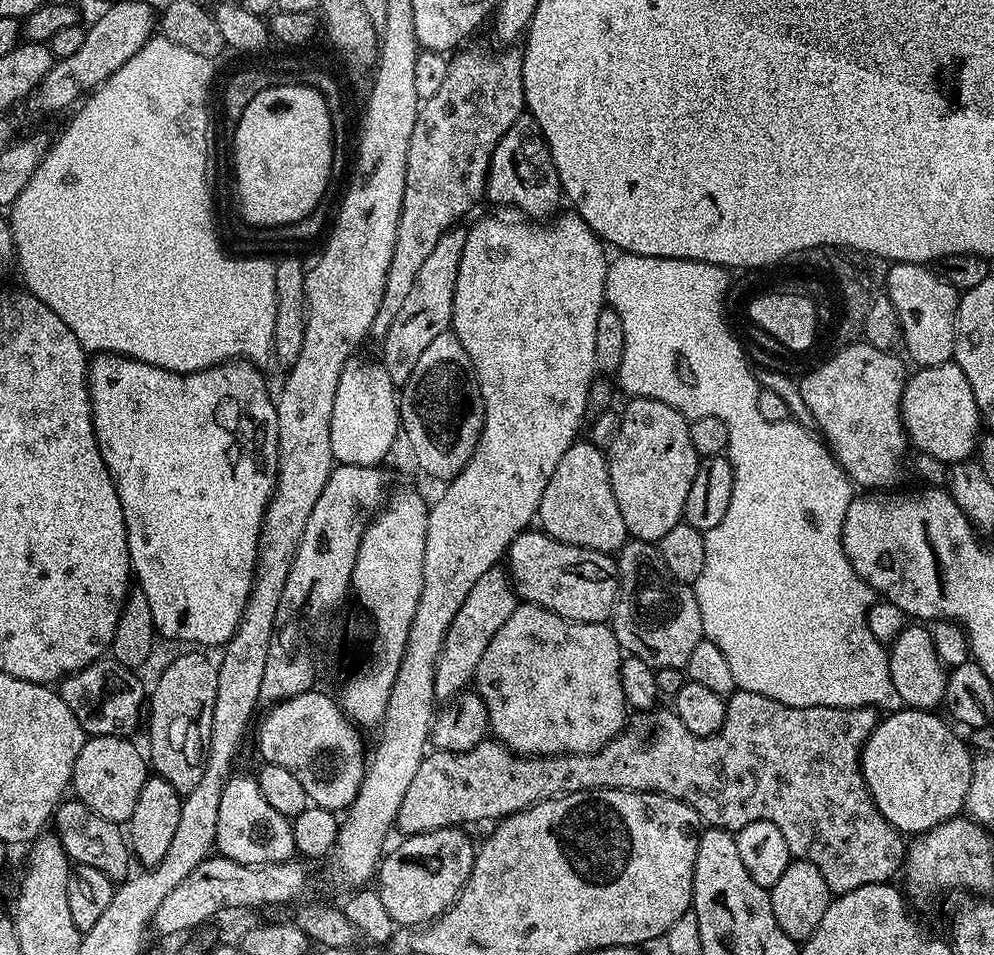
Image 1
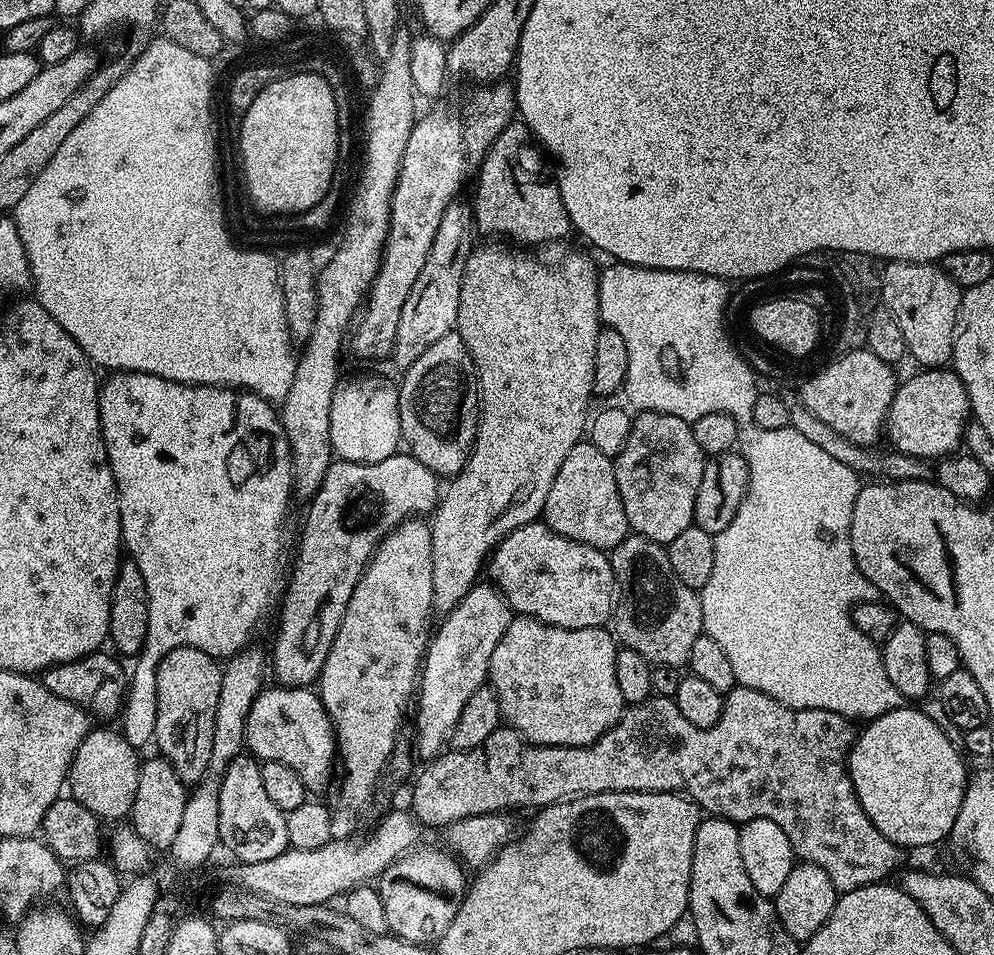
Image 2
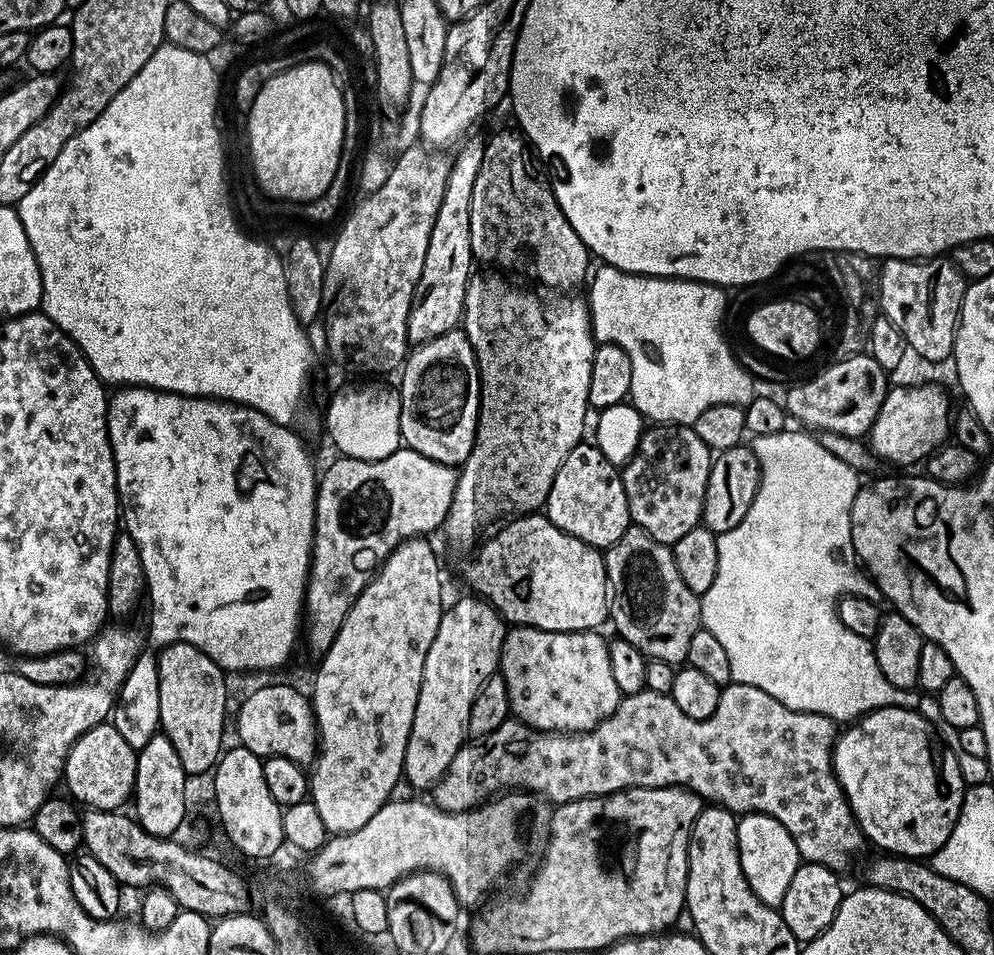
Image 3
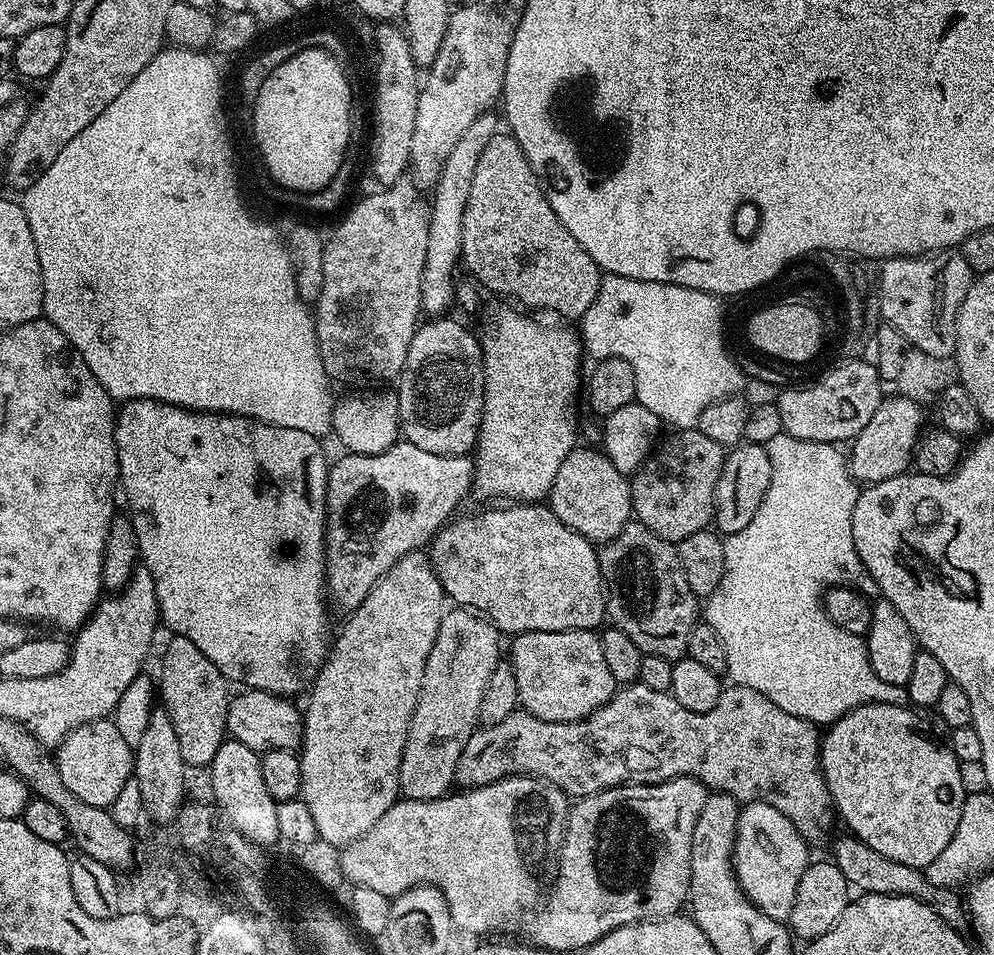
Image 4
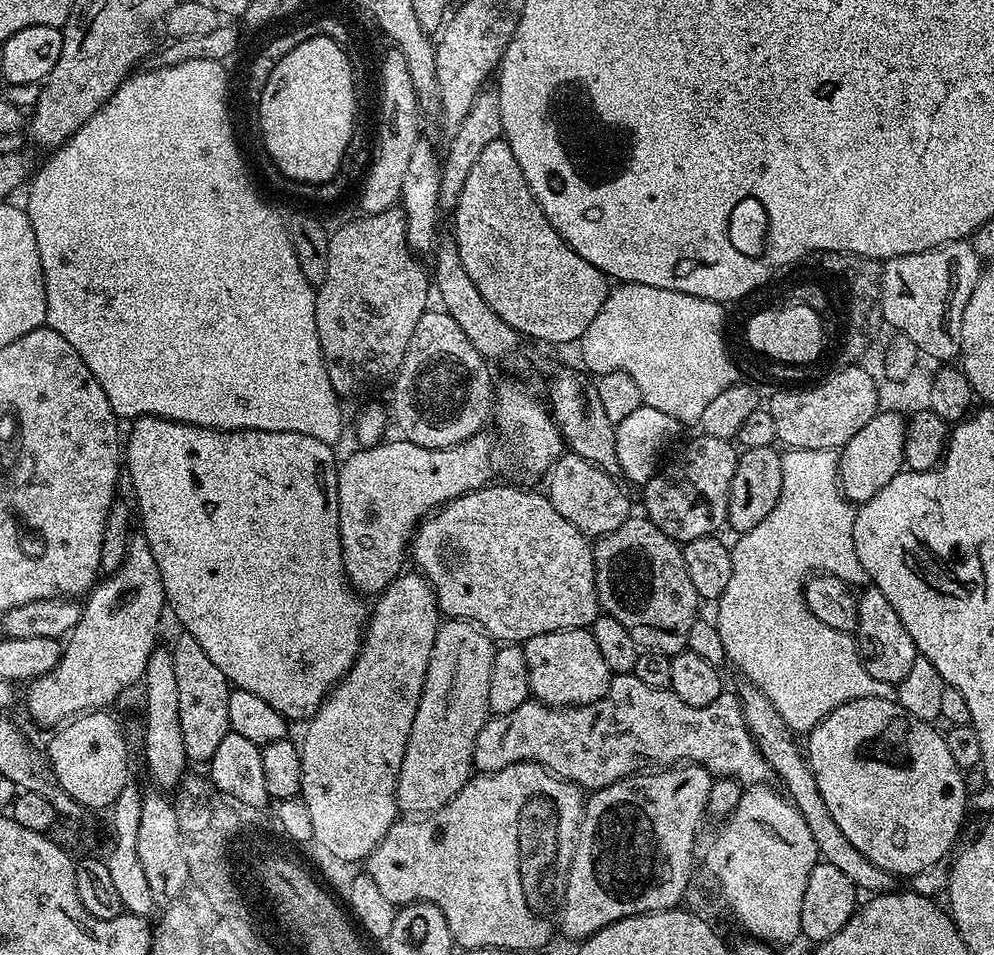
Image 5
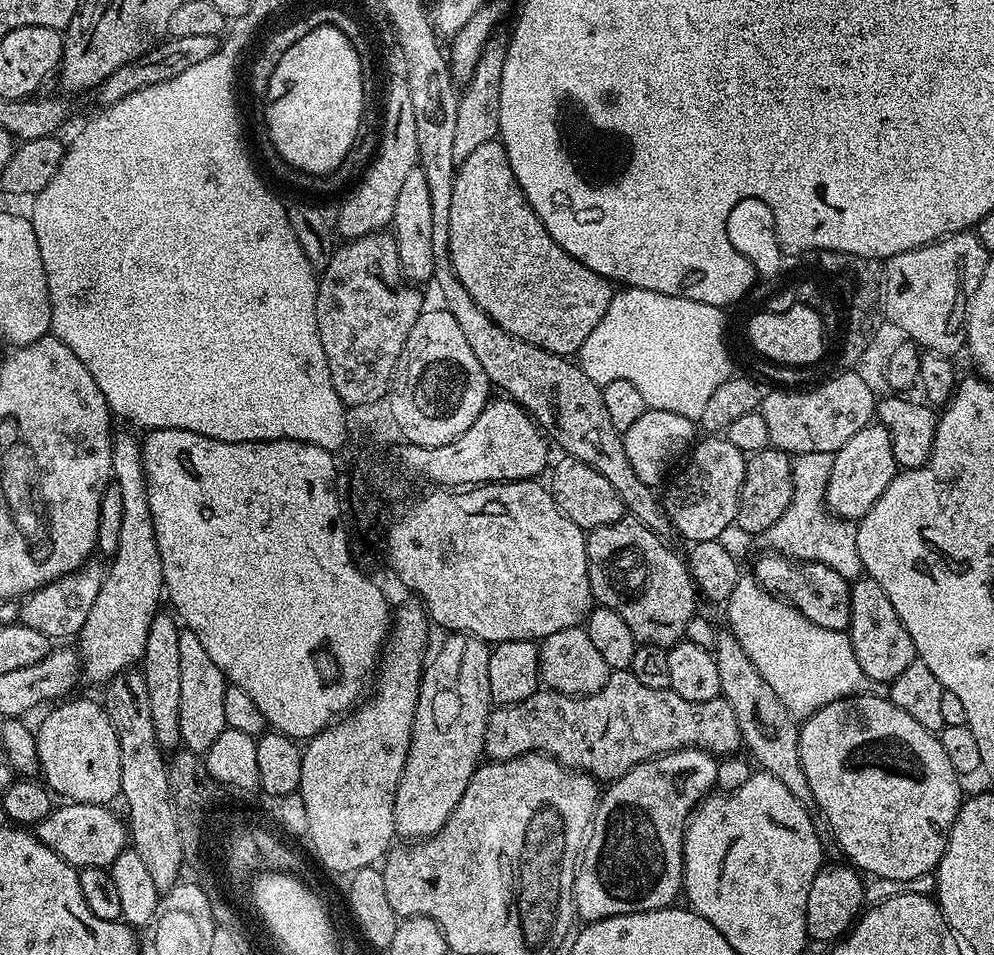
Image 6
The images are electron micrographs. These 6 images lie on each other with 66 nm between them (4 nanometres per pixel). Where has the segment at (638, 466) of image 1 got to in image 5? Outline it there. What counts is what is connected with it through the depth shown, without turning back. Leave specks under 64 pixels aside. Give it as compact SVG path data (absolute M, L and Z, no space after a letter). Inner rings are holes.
M696 434L696 437L668 465L665 463L656 475L650 477L642 485L643 515L647 516L650 522L654 522L658 530L662 530L662 534L666 534L671 540L681 545L690 543L694 538L719 533L719 528L723 529L728 523L728 495L730 494L730 482L734 478L737 455L738 448L733 441Z

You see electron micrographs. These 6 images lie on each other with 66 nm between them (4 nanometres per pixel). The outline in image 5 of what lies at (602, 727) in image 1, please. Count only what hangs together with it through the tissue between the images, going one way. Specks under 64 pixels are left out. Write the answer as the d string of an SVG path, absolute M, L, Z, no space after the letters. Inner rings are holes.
M571 628L550 634L538 634L523 641L528 691L541 704L549 708L577 708L590 702L598 702L607 694L614 673L606 666L594 642L591 631L586 628Z

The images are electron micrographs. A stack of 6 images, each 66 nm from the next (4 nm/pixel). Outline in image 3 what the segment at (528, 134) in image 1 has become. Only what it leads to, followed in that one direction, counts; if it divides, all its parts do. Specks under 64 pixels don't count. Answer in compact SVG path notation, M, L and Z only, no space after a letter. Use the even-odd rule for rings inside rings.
M519 131L496 132L487 137L482 167L474 182L474 198L470 198L472 255L479 263L497 264L505 268L500 269L505 273L517 272L564 292L560 294L568 294L571 288L589 279L590 253L574 226L566 222L549 181L540 180L532 169L532 160L534 164L530 145Z

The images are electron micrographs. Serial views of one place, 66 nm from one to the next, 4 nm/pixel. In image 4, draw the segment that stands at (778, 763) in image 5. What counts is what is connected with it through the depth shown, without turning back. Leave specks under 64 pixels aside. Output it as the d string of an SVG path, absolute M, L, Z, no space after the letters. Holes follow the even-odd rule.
M843 834L836 841L833 839L831 863L842 870L842 878L846 878L849 889L860 894L886 894L887 896L909 896L926 902L938 913L948 925L960 930L967 925L967 909L963 897L957 895L955 889L938 887L928 881L925 873L914 866L906 866L902 862L894 862L894 858L886 858L886 854L878 854L878 850L870 850L858 837Z

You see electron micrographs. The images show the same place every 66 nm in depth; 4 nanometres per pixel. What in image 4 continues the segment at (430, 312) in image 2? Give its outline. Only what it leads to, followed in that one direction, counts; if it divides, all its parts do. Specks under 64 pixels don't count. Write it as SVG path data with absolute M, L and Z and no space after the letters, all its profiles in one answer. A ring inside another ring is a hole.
M489 110L483 112L478 118L474 118L474 123L467 128L466 134L462 134L462 138L458 138L458 142L454 142L454 150L450 150L450 154L446 158L446 162L442 166L442 174L438 174L438 182L436 183L435 188L431 189L430 192L430 211L432 217L430 218L430 230L428 231L428 237L426 238L426 266L422 270L422 290L420 291L420 306L425 313L428 314L444 314L448 307L453 307L454 304L454 279L452 280L452 271L455 270L456 264L461 263L462 257L460 251L462 250L462 218L466 214L466 202L470 200L470 182L474 179L474 169L478 166L478 158L482 158L482 150L486 150L486 146L490 143L490 138L494 138L501 131L500 124L501 121L498 119L496 121L495 111Z

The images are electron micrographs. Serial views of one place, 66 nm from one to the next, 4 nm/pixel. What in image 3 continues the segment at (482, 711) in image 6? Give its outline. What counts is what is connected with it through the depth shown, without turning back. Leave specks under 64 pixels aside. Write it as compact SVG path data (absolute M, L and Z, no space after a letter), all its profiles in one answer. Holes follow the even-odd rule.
M467 594L457 604L449 603L438 622L438 634L434 634L434 642L430 646L430 654L426 654L426 670L422 670L422 686L418 694L418 706L414 706L414 726L410 726L410 738L406 742L404 755L405 781L409 780L416 788L431 790L446 774L450 762L454 762L454 754L466 743L468 718L478 694L491 676L497 675L500 667L500 651L506 631L506 621L486 600L475 594Z

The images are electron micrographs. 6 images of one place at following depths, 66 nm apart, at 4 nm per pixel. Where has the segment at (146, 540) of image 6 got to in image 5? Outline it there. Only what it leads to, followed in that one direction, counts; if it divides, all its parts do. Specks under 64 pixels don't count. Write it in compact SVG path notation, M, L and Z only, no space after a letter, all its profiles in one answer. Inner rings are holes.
M133 535L119 570L105 575L87 593L80 620L66 636L58 666L27 685L28 712L33 716L29 717L40 726L59 726L81 712L112 706L108 704L114 703L131 684L143 681L146 662L150 662L150 654L158 647L156 635L164 612L166 616L158 562L154 562L144 535Z

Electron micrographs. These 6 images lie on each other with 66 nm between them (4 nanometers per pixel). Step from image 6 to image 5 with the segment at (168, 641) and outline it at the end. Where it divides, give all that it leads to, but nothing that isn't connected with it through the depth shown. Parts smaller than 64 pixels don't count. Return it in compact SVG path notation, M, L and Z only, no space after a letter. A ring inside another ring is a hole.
M158 646L146 662L144 688L144 764L157 789L175 789L190 761L186 742L182 742L182 726L178 722L178 682L174 679L174 662L167 647Z

